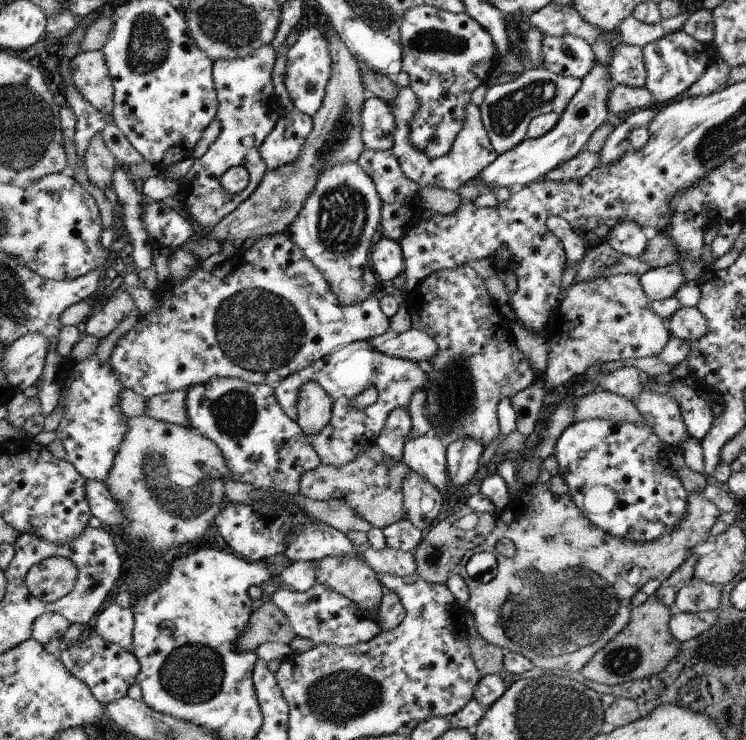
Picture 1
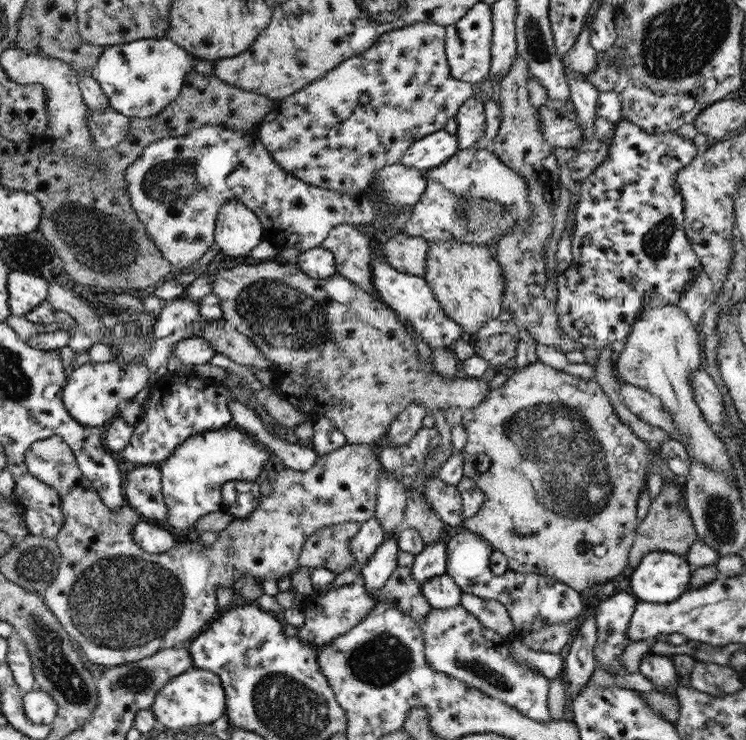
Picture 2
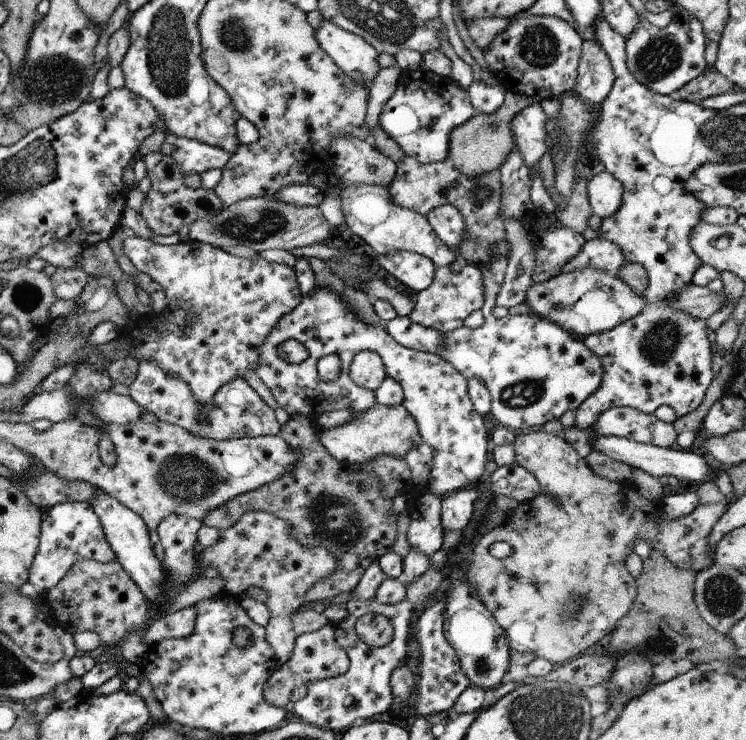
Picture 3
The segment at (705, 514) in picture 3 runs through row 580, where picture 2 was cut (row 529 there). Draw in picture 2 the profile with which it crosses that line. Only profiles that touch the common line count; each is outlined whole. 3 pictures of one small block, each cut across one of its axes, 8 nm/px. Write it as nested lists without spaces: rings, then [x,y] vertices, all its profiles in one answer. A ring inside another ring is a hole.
[[[538,360],[532,364],[511,370],[508,380],[502,386],[492,389],[487,394],[487,399],[484,399],[480,406],[464,411],[461,424],[466,429],[466,435],[468,436],[464,449],[459,451],[462,458],[464,458],[463,476],[470,478],[482,490],[485,497],[480,510],[474,516],[464,519],[462,525],[468,531],[479,534],[483,539],[486,539],[491,544],[493,551],[502,552],[506,556],[510,571],[530,574],[535,572],[548,578],[554,578],[577,591],[586,590],[593,584],[603,584],[618,576],[629,565],[629,554],[633,546],[638,523],[637,503],[640,500],[642,490],[648,484],[649,466],[652,462],[650,458],[652,456],[656,458],[656,462],[659,462],[660,478],[662,478],[663,484],[674,482],[682,489],[683,500],[681,500],[681,503],[685,506],[686,490],[683,482],[664,463],[659,447],[657,446],[656,449],[652,450],[650,443],[639,439],[626,424],[620,421],[616,411],[610,404],[608,395],[604,393],[604,390],[596,383],[595,379],[580,378]],[[478,455],[486,455],[492,461],[490,468],[481,473],[474,468],[474,460]]]

